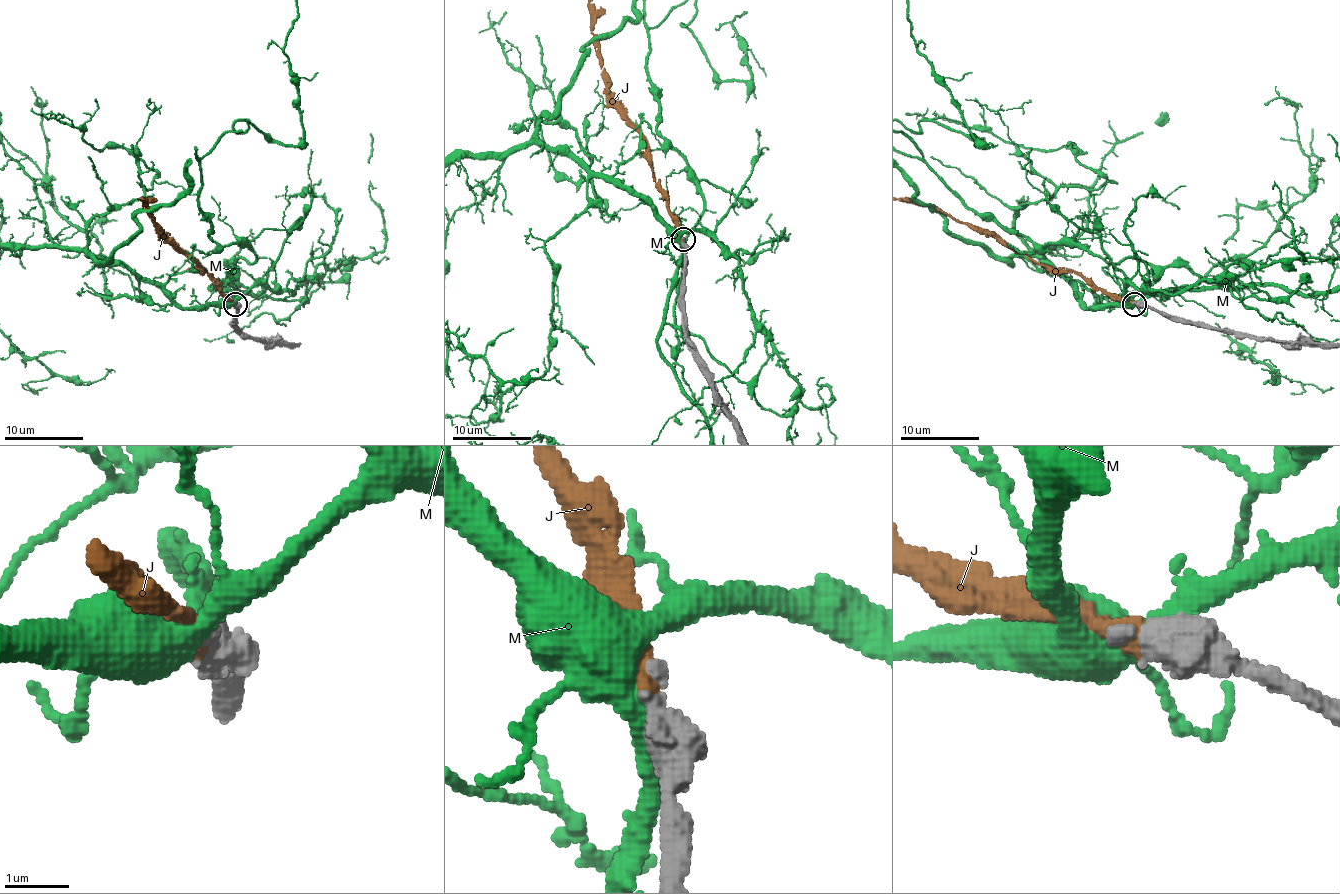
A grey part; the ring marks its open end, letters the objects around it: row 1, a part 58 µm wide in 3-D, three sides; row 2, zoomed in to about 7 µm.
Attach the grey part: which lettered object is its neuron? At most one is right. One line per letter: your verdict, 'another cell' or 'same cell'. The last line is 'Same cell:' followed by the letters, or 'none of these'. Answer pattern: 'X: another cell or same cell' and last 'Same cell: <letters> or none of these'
J: same cell
M: another cell
Same cell: J

